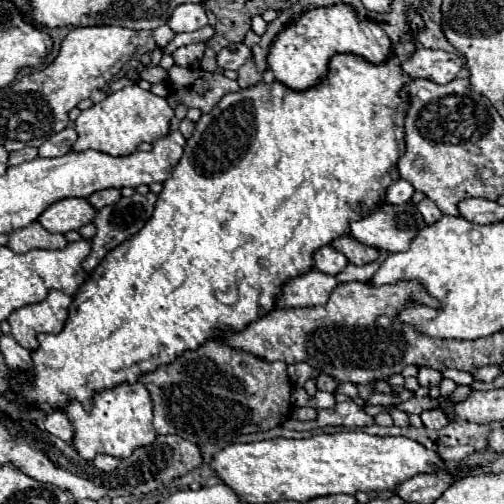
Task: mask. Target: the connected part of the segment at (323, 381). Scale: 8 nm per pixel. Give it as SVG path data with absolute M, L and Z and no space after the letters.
M320 373L320 375L316 377L316 387L318 387L318 391L330 391L330 393L334 393L336 381L334 381L330 375Z

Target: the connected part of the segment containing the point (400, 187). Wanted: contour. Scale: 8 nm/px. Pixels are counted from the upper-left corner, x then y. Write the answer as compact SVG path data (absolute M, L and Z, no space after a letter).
M398 179L396 183L392 183L392 187L388 187L386 191L386 203L392 203L392 205L404 205L410 201L414 193L414 187L404 181L404 179Z

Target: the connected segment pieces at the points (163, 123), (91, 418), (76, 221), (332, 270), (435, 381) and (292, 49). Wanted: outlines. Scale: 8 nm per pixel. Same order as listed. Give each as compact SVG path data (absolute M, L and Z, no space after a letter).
M138 85L124 87L80 113L80 117L74 121L74 131L78 133L78 139L72 145L72 151L94 149L114 157L130 155L138 149L140 143L154 143L156 139L168 135L168 125L172 117L174 109L164 97L152 95Z
M122 383L112 389L102 389L92 397L90 413L84 411L82 403L72 399L62 413L68 417L74 429L72 447L86 461L92 461L98 453L106 453L112 457L128 457L136 447L144 447L156 439L156 431L152 427L152 401L142 383Z
M62 199L52 203L36 221L50 233L76 231L94 219L96 211L86 199Z
M330 245L320 247L314 253L314 269L324 271L328 275L338 275L346 265L348 265L348 259L342 253L334 251Z
M422 367L418 371L418 381L422 387L430 387L430 385L440 385L442 381L442 373L436 371L436 369L430 369L430 367Z
M312 7L276 37L268 53L268 67L272 69L276 81L284 83L292 91L306 91L322 81L328 71L328 61L338 53L352 53L374 65L384 65L392 55L390 51L392 41L384 33L382 25L368 19L358 19L352 7Z

